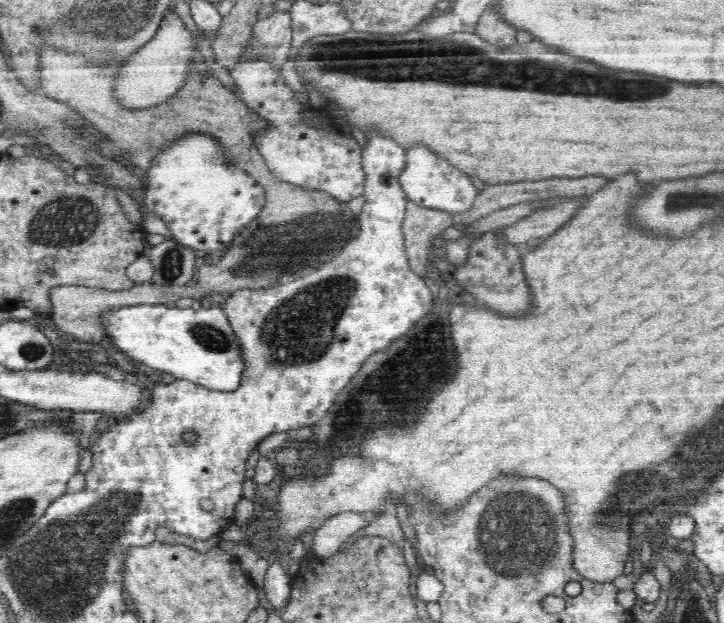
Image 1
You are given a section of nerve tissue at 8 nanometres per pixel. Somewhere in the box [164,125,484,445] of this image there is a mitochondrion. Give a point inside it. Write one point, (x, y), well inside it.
(425, 362)

